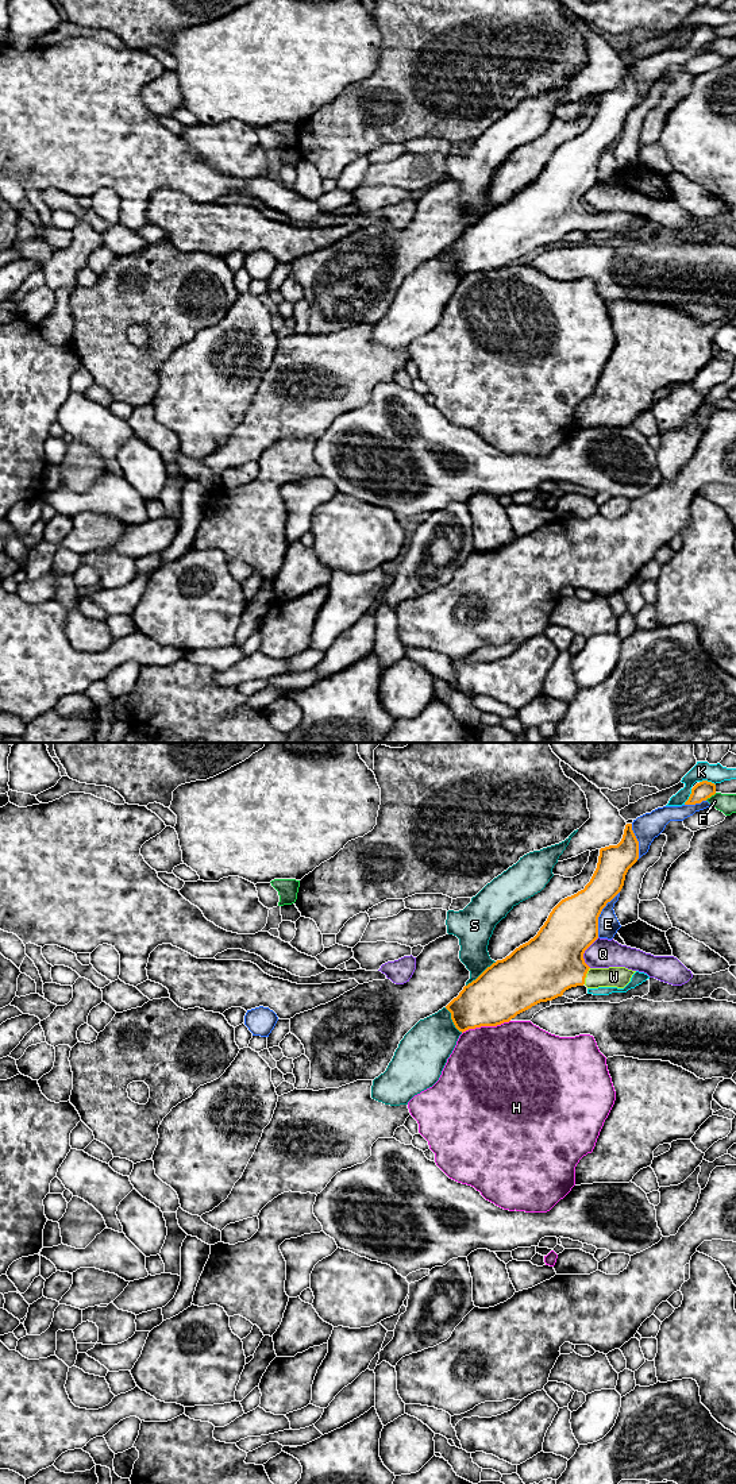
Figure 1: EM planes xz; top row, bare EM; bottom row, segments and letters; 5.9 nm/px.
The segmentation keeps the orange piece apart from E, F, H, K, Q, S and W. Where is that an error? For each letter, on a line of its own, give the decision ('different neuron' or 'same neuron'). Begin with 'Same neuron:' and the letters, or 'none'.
Same neuron: W
E: different neuron
F: different neuron
H: different neuron
K: different neuron
Q: different neuron
S: different neuron
W: same neuron

